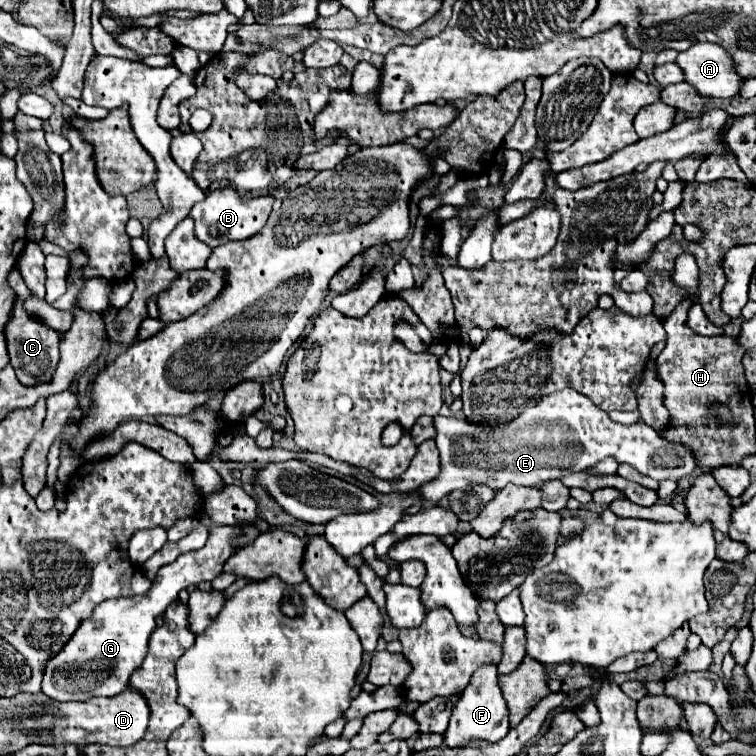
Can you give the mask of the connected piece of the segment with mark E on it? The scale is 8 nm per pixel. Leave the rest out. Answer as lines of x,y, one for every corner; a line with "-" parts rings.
563,389
557,393
545,395
541,401
537,401
525,413
521,413
515,421
505,423
505,425
485,427
485,425
475,425
465,417
457,419
457,417
441,417
441,415
433,417
433,425
437,429
435,441
437,441
437,447
441,453
441,473
435,481
417,489
417,495
423,495
423,497
431,499
433,503
437,503
441,497
449,495
455,489
465,491
473,485
487,485
493,491
503,489
507,483
537,487
549,479
559,479
567,473
593,469
601,459
605,459
609,455
613,455
619,463
629,463
639,473
649,475
657,481
665,481
665,479
677,481
697,469
691,453
683,445
667,441
665,437
657,435
643,421
629,425
629,427
611,421
603,409
595,407
593,401
589,401
579,391
573,391
573,389

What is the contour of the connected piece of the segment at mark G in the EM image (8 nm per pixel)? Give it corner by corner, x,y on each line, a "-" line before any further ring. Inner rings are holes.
205,511
195,515
201,523
209,527
209,539
203,549
181,555
177,561
163,565
157,571
151,591
145,597
121,597
109,599
95,607
91,619
83,621
63,651
47,663
43,675
43,693
55,701
87,701
91,697
113,697
129,685
133,669
137,669
147,653
147,639
155,629
155,617
163,615
171,601
177,599
181,589
197,587
201,581
213,581
221,571
223,563
235,553
235,537
243,537
243,529
255,527
259,533
269,529
263,517
253,523
233,523
217,525

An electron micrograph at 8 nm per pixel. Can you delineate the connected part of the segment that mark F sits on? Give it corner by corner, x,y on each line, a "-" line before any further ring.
481,665
475,671
475,677
471,677
471,685
467,685
467,689
461,693
459,701
453,707
449,727
445,731
445,745
459,747
475,739
485,739
485,741
495,743
507,735
509,731
507,701
503,701
503,693
499,689
497,677
499,677
497,665

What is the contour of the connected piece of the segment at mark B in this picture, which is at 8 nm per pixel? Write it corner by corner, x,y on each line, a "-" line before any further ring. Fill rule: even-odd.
225,187
225,189
217,189
217,191
209,193
203,201
199,201
199,205
193,205
189,215
195,221
195,235
201,241
205,241
209,247
217,247
227,241
239,241
239,239
247,239
247,237
259,233
265,227
267,217
271,215
273,203
275,203
275,197
271,197
271,195
243,201
235,193
235,189

